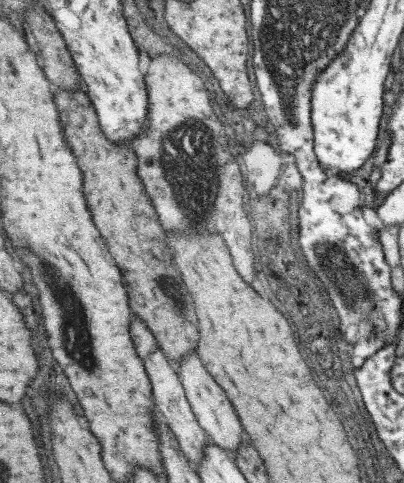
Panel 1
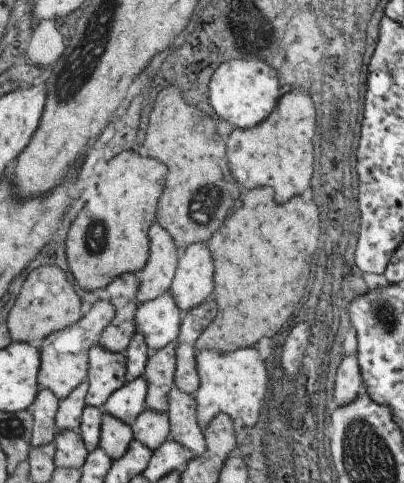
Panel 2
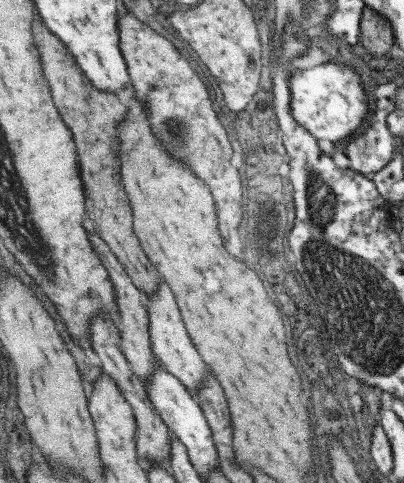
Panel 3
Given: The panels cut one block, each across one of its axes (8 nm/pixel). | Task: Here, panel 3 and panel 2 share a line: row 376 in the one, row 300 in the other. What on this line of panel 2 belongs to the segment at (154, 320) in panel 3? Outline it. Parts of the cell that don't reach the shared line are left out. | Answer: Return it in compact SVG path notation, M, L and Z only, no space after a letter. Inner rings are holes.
M193 244L181 252L181 266L171 292L179 302L183 314L203 304L215 286L215 262L207 244Z

